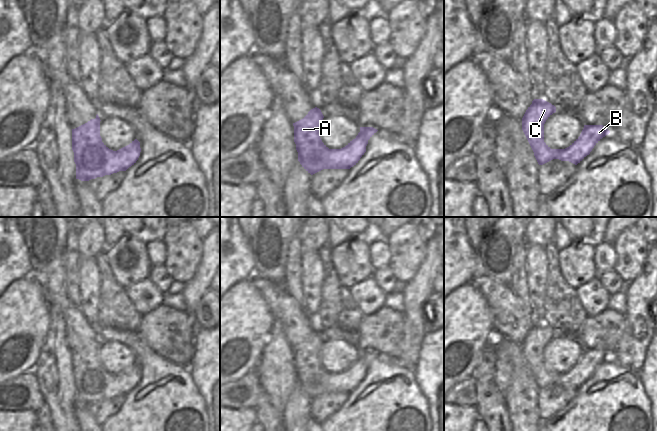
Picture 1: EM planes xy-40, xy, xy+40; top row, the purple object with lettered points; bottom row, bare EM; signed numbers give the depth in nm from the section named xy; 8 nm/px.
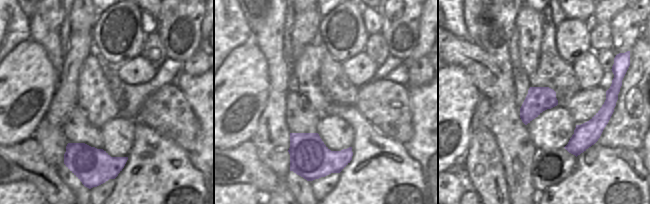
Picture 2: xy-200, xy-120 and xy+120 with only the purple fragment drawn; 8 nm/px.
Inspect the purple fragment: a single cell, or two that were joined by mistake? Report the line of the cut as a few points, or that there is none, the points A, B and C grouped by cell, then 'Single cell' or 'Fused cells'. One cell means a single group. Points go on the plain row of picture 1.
No split. Groups: A B C. Single cell.

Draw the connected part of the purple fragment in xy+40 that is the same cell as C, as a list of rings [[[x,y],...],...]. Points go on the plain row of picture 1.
[[[534,323],[522,342],[522,354],[539,389],[553,383],[575,389],[590,378],[594,370],[610,355],[603,349],[584,349],[580,360],[565,373],[551,373],[544,366],[544,348],[556,331],[543,323]]]

